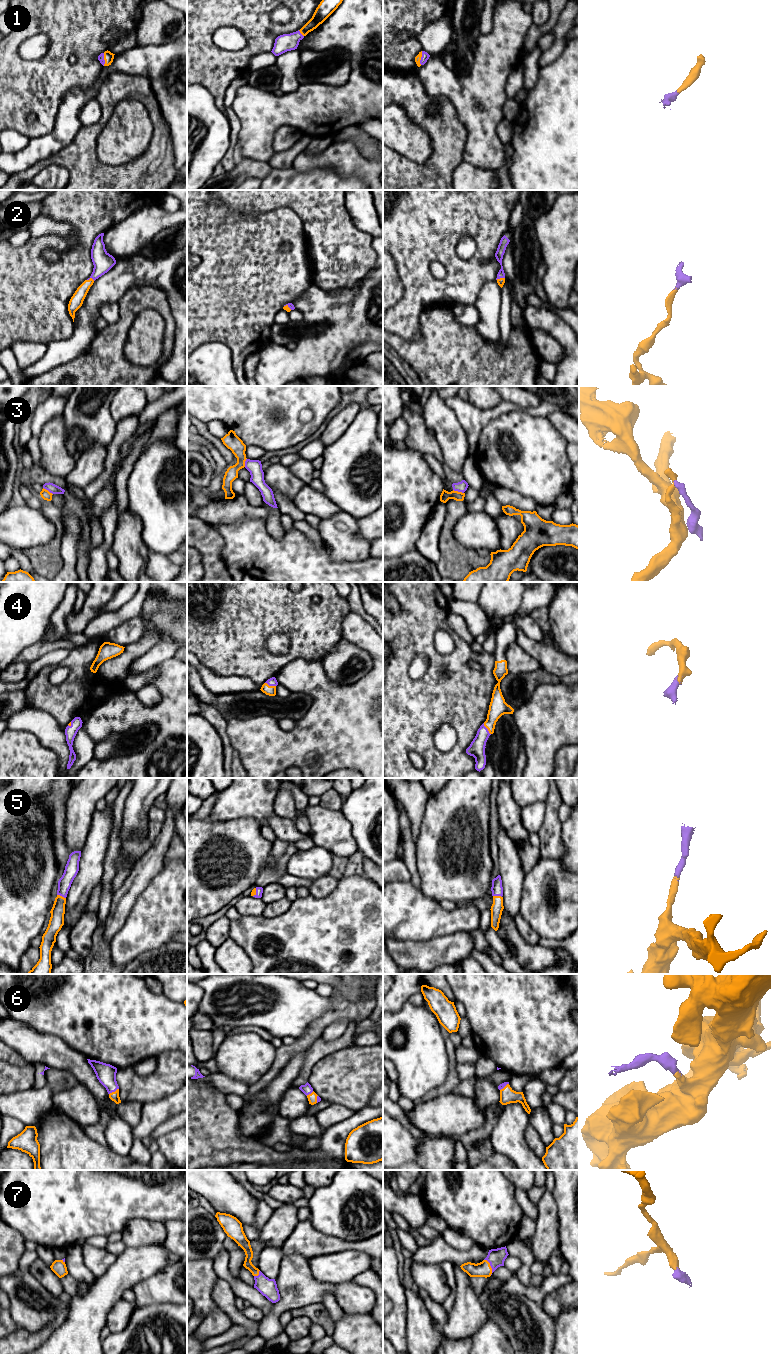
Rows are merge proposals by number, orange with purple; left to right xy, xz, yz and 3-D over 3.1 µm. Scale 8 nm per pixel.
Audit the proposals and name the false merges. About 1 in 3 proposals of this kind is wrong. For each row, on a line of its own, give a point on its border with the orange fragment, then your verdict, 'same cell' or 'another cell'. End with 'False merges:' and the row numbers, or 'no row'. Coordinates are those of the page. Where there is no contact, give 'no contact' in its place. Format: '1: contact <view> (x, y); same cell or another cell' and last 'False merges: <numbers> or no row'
1: contact yz (420, 58); same cell
2: contact xy (91, 278); same cell
3: contact yz (457, 491); another cell
4: contact yz (487, 728); same cell
5: contact xy (61, 896); same cell
6: contact xy (113, 1092); same cell
7: contact yz (490, 1266); same cell
False merges: 3

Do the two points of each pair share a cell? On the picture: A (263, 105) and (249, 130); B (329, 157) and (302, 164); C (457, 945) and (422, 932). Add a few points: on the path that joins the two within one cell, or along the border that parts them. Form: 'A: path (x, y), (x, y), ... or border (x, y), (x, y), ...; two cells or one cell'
A: path (263, 111), (260, 119), (255, 124); one cell
B: path (322, 160), (309, 162); one cell
C: border (458, 931), (426, 940), (412, 941); two cells

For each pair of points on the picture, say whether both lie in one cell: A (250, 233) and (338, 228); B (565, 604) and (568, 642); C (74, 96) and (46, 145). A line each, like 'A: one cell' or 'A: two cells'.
A: two cells
B: one cell
C: one cell

